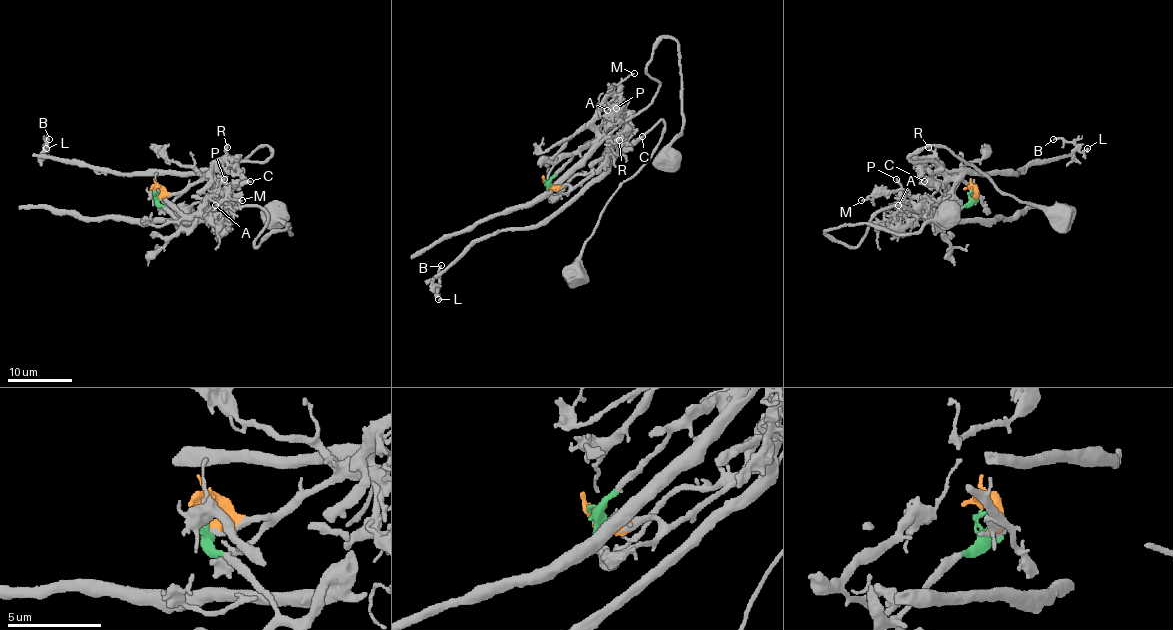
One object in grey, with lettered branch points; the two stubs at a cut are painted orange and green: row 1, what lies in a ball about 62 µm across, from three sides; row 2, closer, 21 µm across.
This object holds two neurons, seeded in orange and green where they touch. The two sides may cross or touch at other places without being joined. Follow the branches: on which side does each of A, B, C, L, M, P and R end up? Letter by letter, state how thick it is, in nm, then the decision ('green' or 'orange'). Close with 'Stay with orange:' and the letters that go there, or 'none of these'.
A: 150 nm thick; green
B: 170 nm thick; orange
C: 280 nm thick; orange
L: 160 nm thick; orange
M: 130 nm thick; green
P: 200 nm thick; green
R: 140 nm thick; orange
Stay with orange: B, C, L, R

